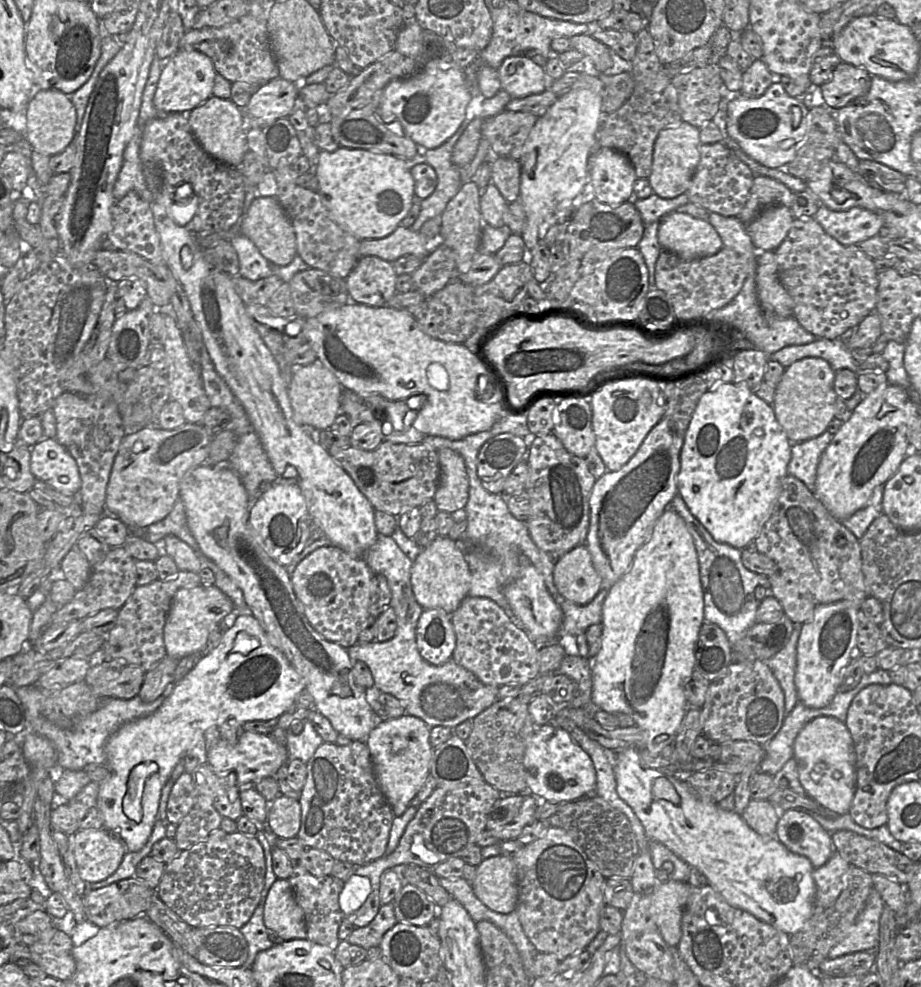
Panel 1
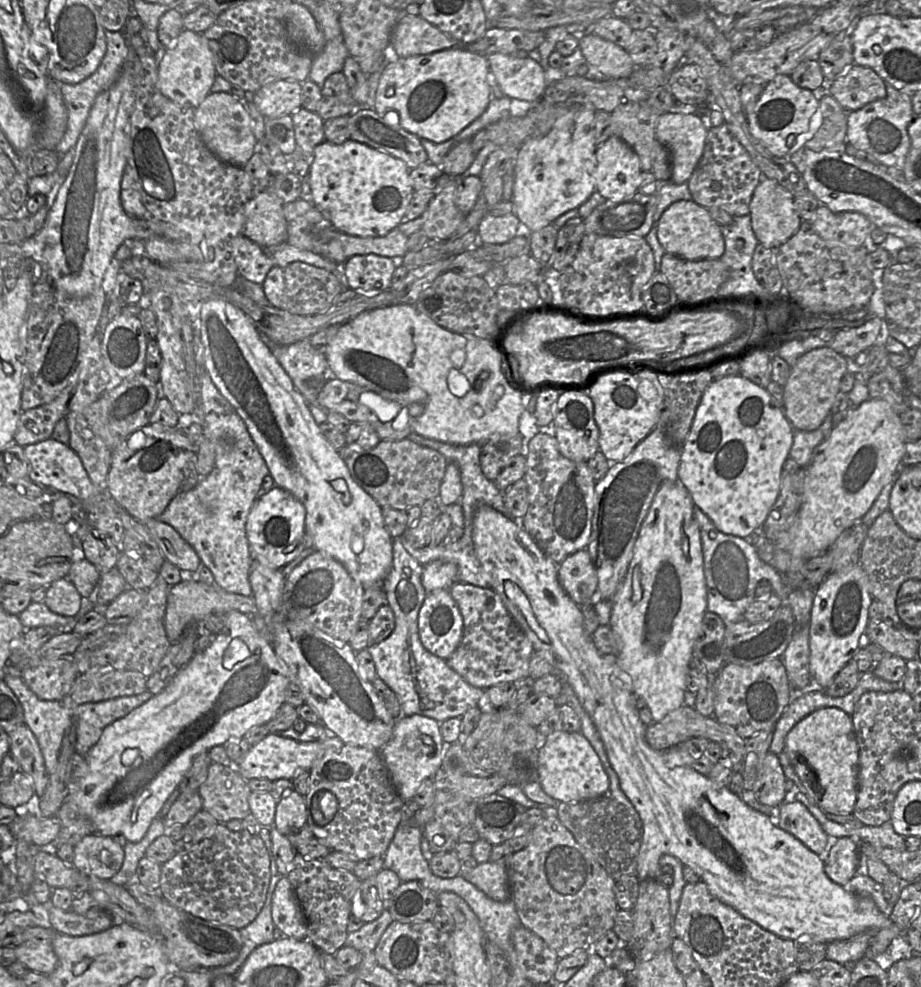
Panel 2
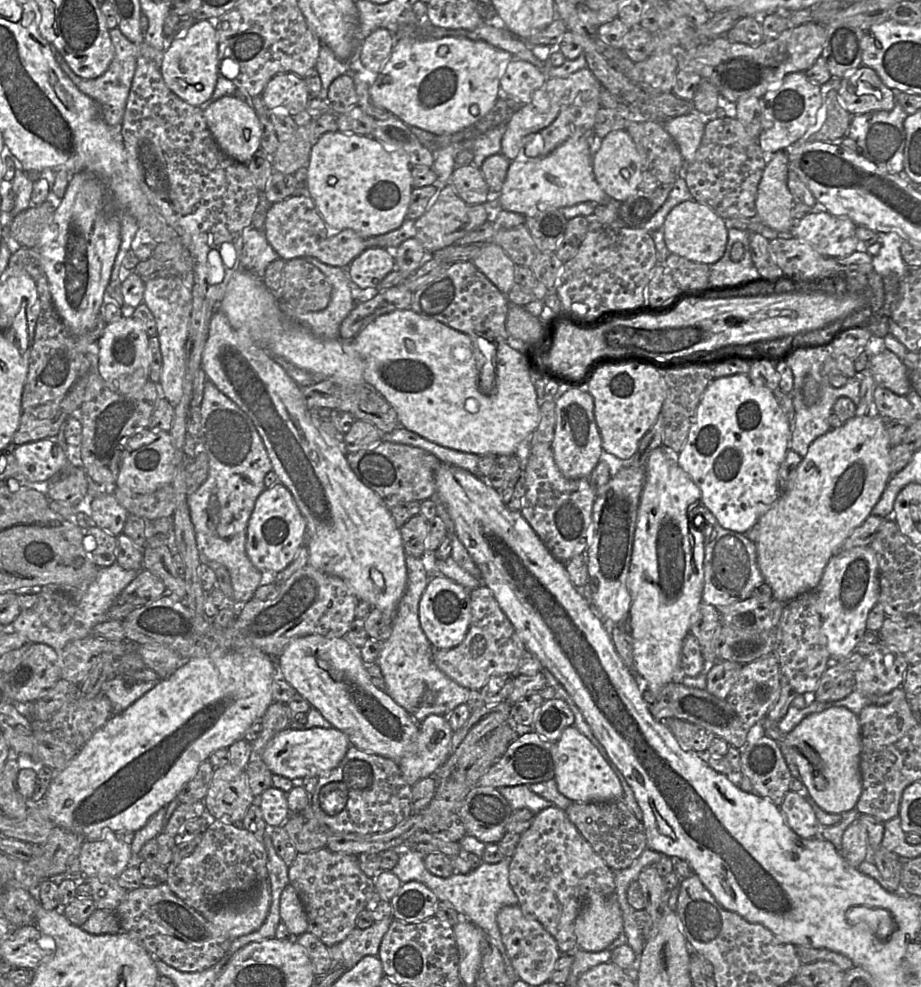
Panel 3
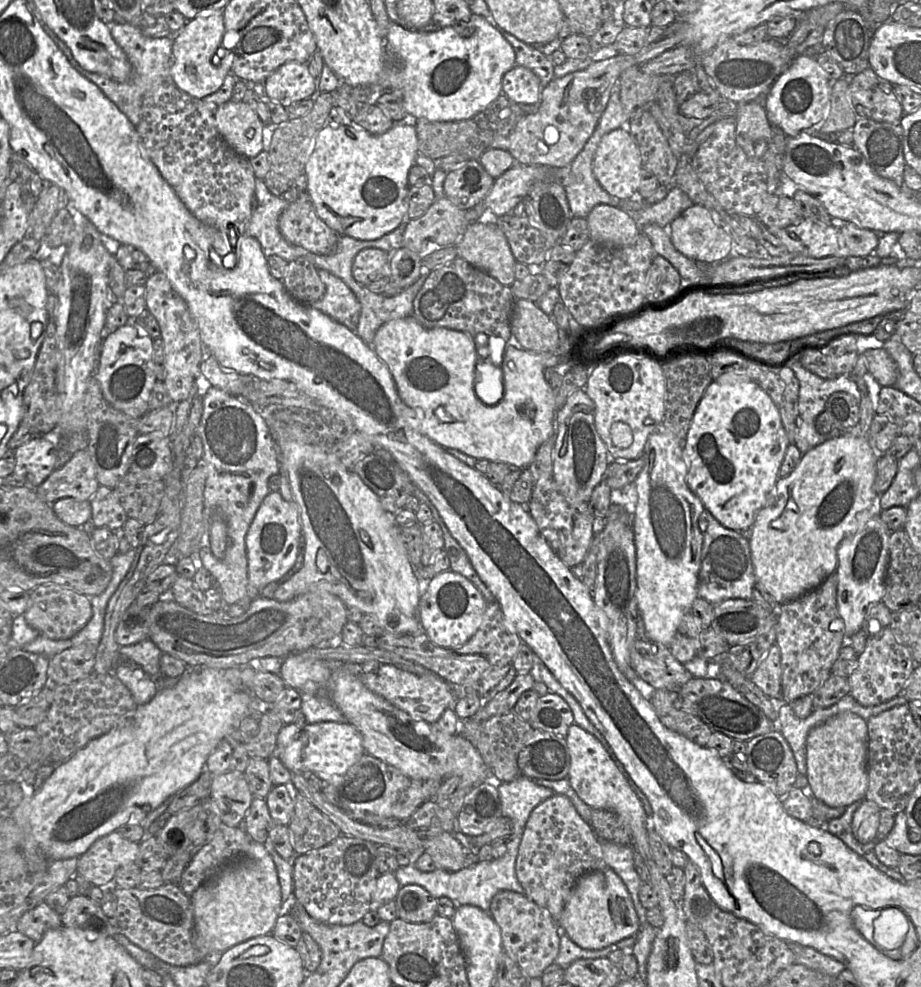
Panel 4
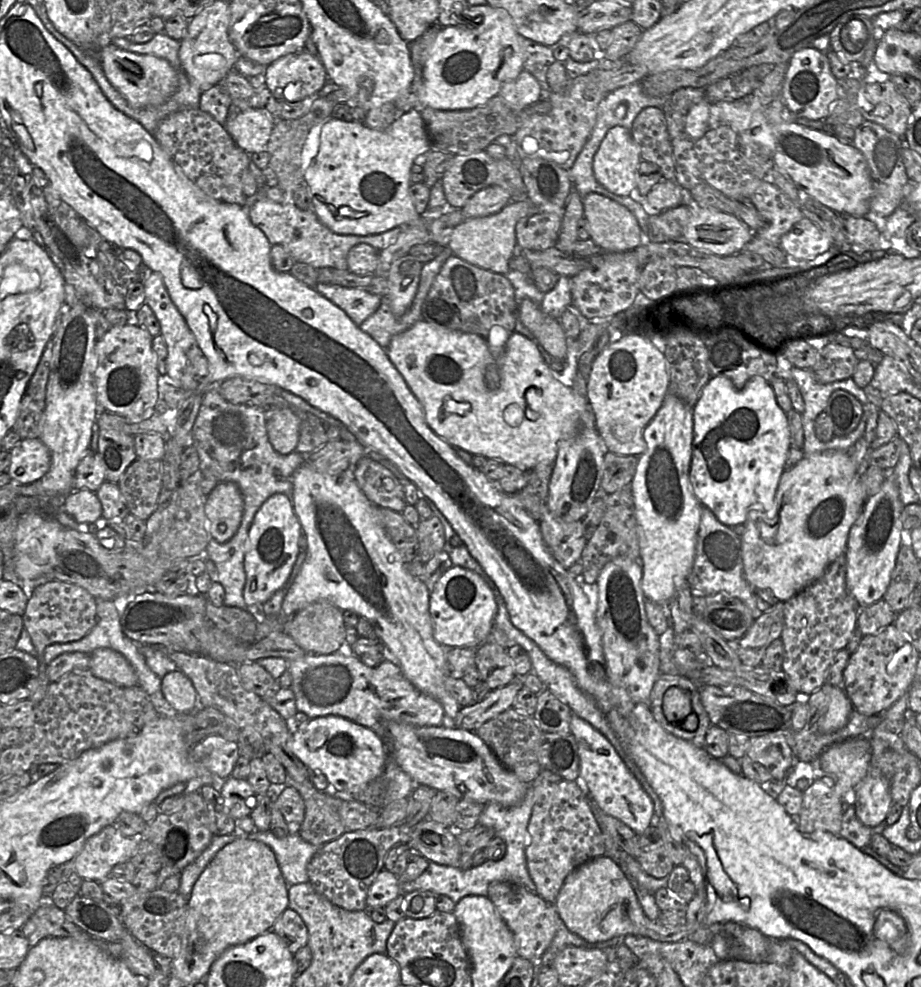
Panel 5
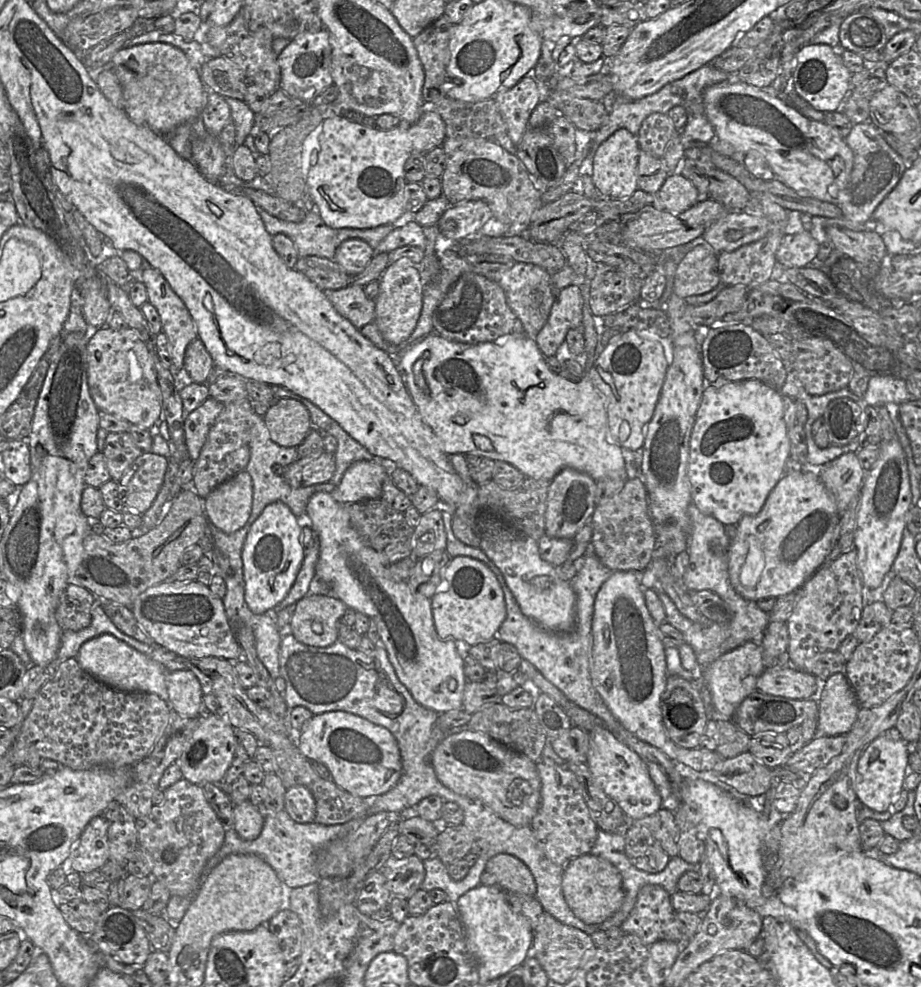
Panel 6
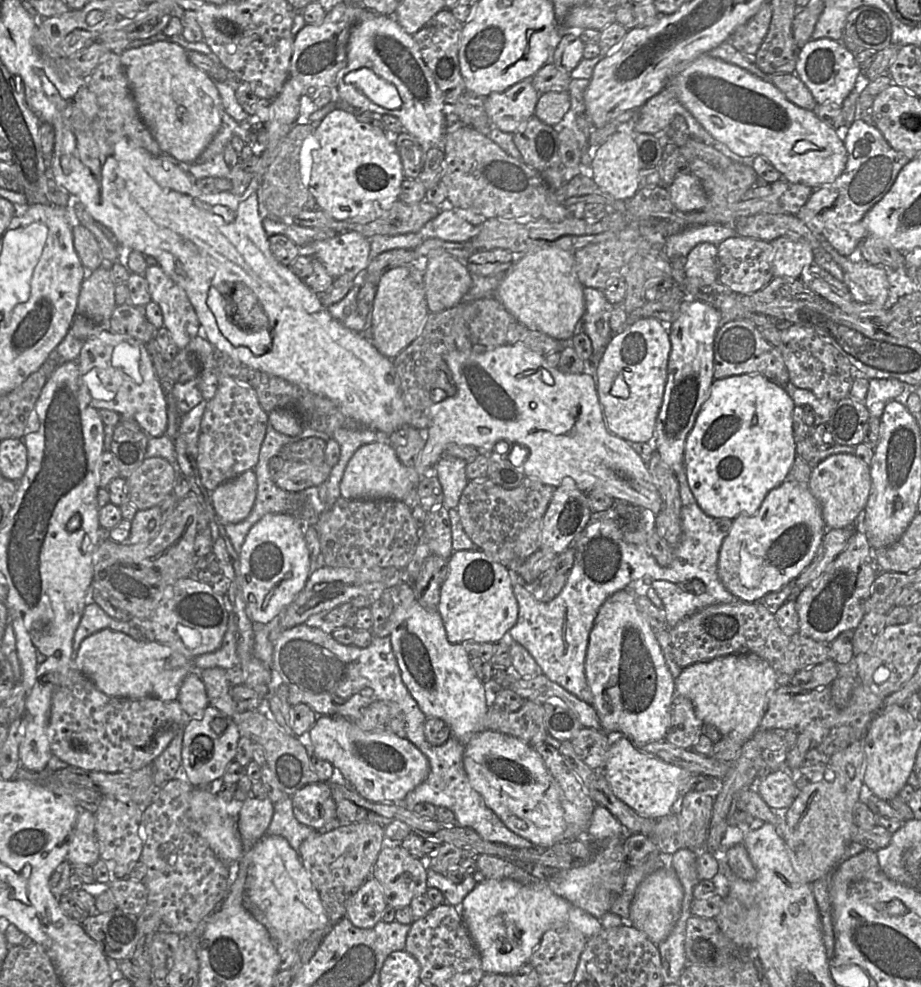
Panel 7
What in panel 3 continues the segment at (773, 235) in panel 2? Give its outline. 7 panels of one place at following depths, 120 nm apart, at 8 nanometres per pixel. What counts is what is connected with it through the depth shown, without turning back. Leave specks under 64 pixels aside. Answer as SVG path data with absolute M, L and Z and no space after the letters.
M779 150L773 155L769 155L768 163L760 180L756 197L757 217L765 225L777 231L779 234L789 234L795 221L799 221L794 220L792 217L792 207L795 202L787 185L788 171L788 152Z

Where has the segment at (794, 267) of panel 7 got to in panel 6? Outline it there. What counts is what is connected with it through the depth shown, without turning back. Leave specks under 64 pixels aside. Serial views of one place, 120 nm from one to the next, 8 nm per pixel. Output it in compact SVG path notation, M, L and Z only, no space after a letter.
M811 231L785 234L777 250L777 261L786 267L804 267L815 262L820 240Z

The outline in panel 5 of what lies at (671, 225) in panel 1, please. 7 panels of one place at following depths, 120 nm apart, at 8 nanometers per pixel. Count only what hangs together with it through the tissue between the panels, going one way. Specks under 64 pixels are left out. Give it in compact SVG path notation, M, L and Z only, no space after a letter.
M694 205L680 240L718 256L741 252L754 232L735 214Z

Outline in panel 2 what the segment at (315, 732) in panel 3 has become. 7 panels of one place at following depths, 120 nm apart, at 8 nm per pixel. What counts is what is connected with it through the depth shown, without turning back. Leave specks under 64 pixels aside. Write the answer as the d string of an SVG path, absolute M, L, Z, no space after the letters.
M269 733L261 741L252 745L241 760L235 766L239 773L247 781L250 779L268 779L272 782L278 779L292 780L298 773L309 771L312 765L328 750L339 750L344 742L336 735L331 735L323 741L298 742L296 740L280 736L278 733Z

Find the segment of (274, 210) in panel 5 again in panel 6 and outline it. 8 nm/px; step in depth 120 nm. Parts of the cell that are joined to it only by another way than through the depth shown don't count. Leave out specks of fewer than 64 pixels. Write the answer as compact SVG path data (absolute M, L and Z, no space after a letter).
M259 209L259 215L264 223L265 229L273 237L282 233L291 238L297 249L299 257L319 256L334 259L338 246L345 240L350 238L359 238L366 241L372 248L376 250L379 243L392 231L395 227L392 224L380 225L374 228L358 229L358 228L331 228L325 224L319 213L312 211L306 212L306 217L302 222L289 222L281 220L263 209Z

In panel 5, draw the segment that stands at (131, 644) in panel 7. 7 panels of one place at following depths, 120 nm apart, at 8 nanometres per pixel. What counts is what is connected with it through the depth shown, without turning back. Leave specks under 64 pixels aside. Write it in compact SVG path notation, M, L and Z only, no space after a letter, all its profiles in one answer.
M99 648L90 654L89 670L94 676L117 686L137 685L136 673L128 660L109 648Z

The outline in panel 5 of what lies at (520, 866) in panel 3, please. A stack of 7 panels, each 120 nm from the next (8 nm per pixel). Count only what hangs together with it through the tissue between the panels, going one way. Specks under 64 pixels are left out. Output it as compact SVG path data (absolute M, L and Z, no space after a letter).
M539 775L529 784L534 805L529 818L525 857L535 892L549 904L555 904L566 877L581 864L605 855L601 828L575 781L542 781Z

